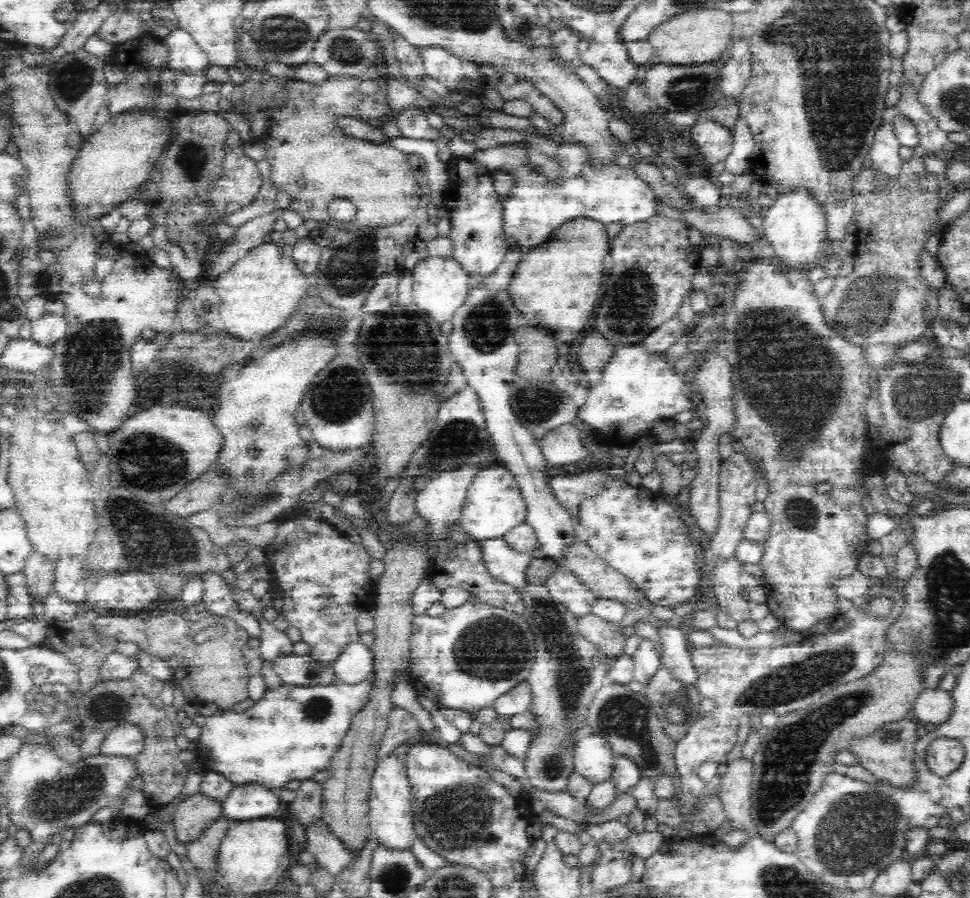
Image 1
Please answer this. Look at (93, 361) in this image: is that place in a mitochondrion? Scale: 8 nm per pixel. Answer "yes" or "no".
yes

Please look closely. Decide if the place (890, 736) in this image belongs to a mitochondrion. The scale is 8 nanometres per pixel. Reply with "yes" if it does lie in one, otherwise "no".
yes

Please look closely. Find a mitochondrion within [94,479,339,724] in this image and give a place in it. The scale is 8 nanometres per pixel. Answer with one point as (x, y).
(146, 542)

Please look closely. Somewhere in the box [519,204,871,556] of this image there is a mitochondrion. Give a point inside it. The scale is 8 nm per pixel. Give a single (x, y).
(805, 377)

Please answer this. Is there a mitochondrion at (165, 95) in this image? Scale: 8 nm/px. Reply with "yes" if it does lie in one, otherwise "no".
no

